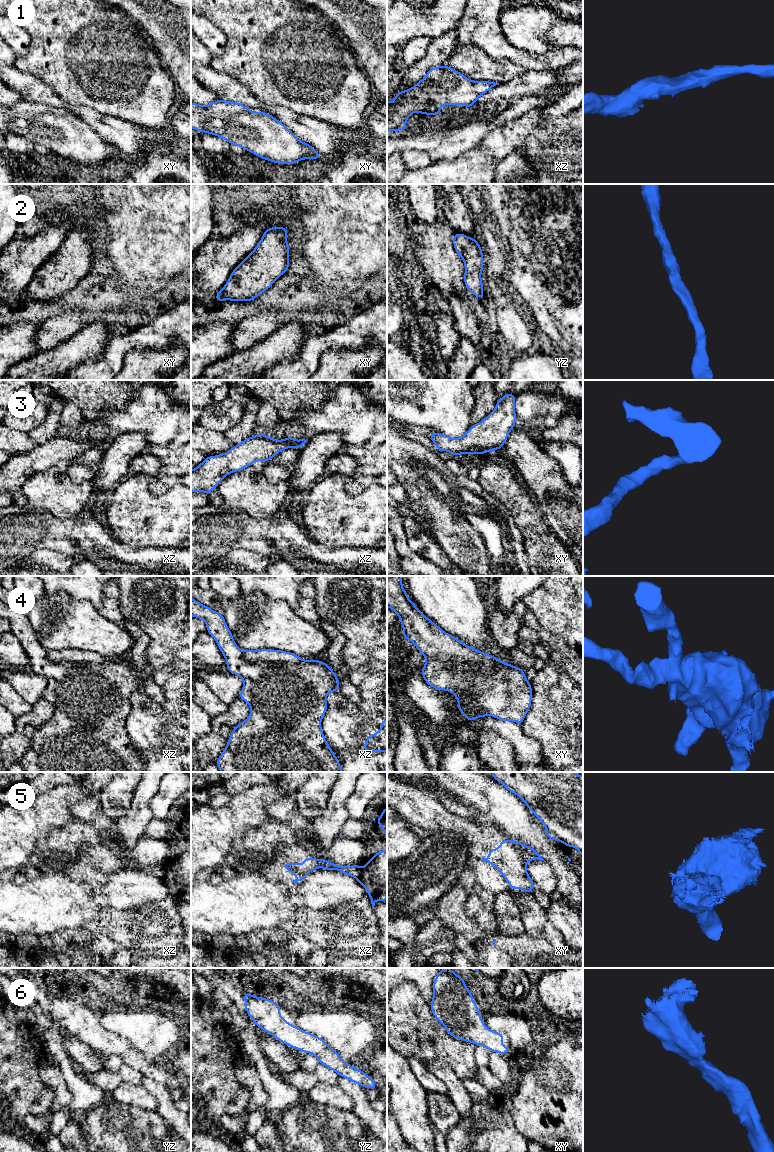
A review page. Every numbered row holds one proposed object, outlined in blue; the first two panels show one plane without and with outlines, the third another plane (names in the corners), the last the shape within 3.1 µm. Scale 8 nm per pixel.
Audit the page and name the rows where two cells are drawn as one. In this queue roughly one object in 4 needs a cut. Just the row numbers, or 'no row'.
5

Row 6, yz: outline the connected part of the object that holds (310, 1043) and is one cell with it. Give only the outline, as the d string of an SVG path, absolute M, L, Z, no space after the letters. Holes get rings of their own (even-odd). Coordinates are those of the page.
M244 992L245 1011L252 1021L263 1031L289 1047L301 1050L303 1053L311 1053L319 1063L335 1071L338 1076L359 1084L360 1086L377 1090L374 1080L362 1070L356 1069L343 1061L340 1055L334 1051L322 1038L312 1033L301 1030L299 1027L289 1024L280 1016L278 1002L250 995Z

